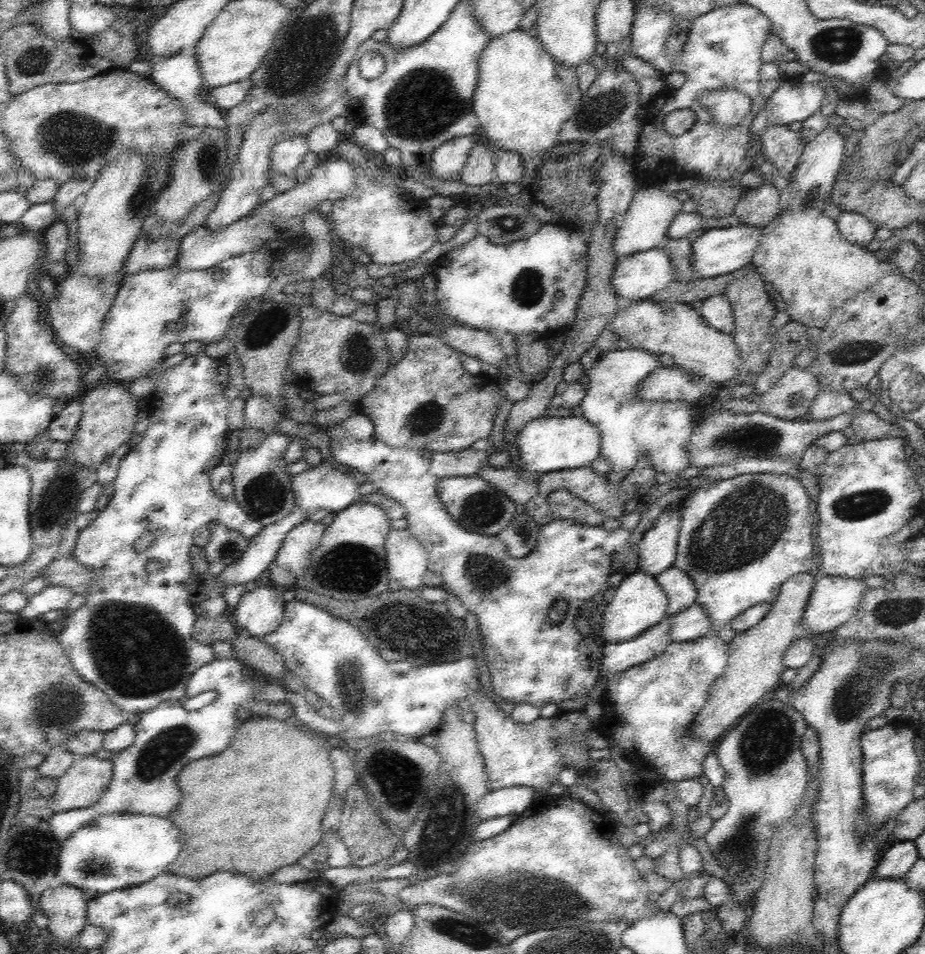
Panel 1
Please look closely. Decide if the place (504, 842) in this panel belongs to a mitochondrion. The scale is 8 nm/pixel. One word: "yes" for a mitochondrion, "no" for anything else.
no

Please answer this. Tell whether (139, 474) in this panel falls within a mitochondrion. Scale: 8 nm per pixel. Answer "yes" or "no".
no

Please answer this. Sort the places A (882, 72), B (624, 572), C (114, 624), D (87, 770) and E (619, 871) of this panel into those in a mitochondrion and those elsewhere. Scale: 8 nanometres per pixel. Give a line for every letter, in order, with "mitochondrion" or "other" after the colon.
A: other
B: other
C: mitochondrion
D: other
E: other

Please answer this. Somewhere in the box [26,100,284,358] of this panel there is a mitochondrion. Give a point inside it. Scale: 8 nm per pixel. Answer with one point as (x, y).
(71, 139)

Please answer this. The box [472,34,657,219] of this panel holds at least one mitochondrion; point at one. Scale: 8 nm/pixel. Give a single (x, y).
(597, 117)

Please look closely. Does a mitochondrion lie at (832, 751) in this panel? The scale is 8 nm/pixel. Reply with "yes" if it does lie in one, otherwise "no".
no

